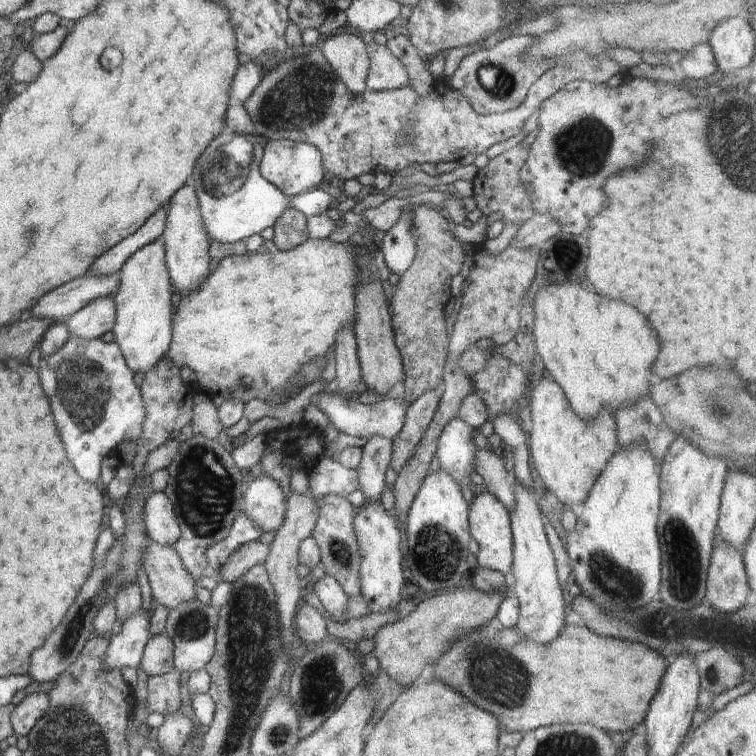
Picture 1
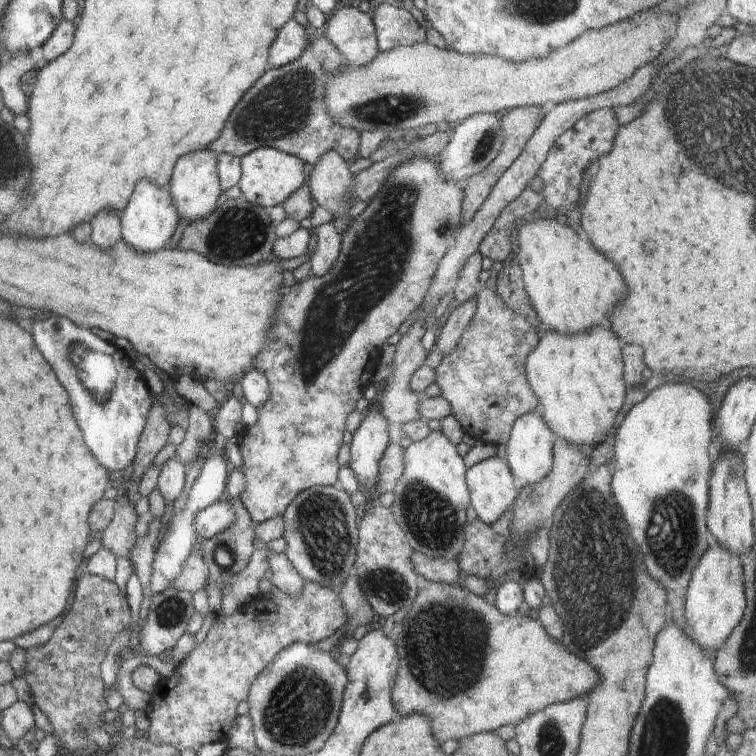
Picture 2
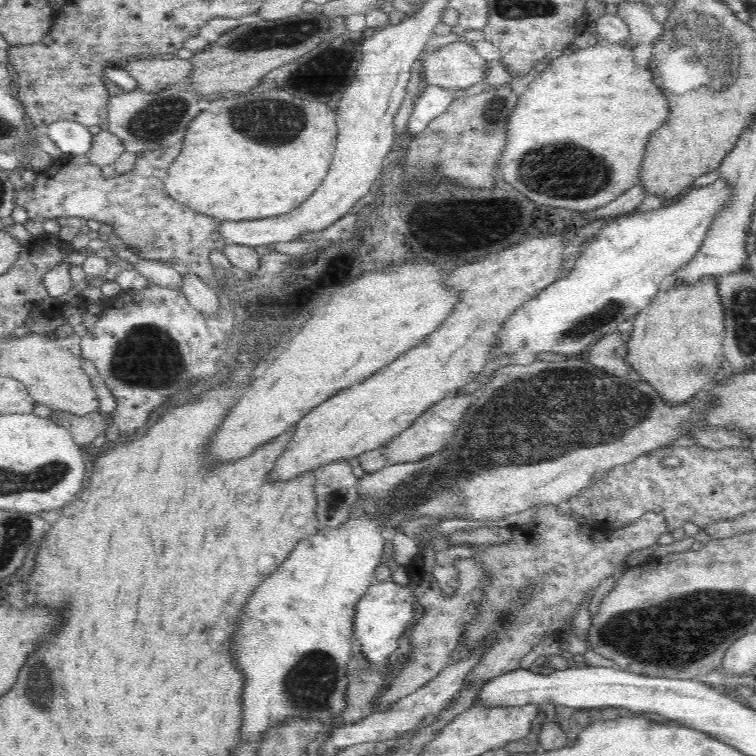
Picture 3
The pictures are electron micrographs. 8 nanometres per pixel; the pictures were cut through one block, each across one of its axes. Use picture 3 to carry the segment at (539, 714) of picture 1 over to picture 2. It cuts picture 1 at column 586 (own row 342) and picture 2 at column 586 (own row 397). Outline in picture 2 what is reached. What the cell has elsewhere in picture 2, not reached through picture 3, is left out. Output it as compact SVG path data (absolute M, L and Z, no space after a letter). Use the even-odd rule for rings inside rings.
M426 582L424 588L420 588L418 596L414 598L414 602L406 609L406 616L402 620L402 631L395 640L397 652L399 656L398 674L396 674L396 682L392 684L391 698L393 700L394 710L398 717L410 716L410 714L424 714L430 718L432 722L432 732L436 736L436 740L442 744L446 740L464 740L472 734L478 732L493 732L502 726L516 726L520 720L524 720L526 716L546 708L546 706L554 703L568 702L574 700L582 694L589 693L600 684L600 674L596 672L596 668L592 664L588 664L586 660L580 658L577 653L570 652L564 643L554 640L546 630L543 630L542 624L534 614L517 616L502 614L494 604L488 604L483 596L473 594L466 586L458 584Z

